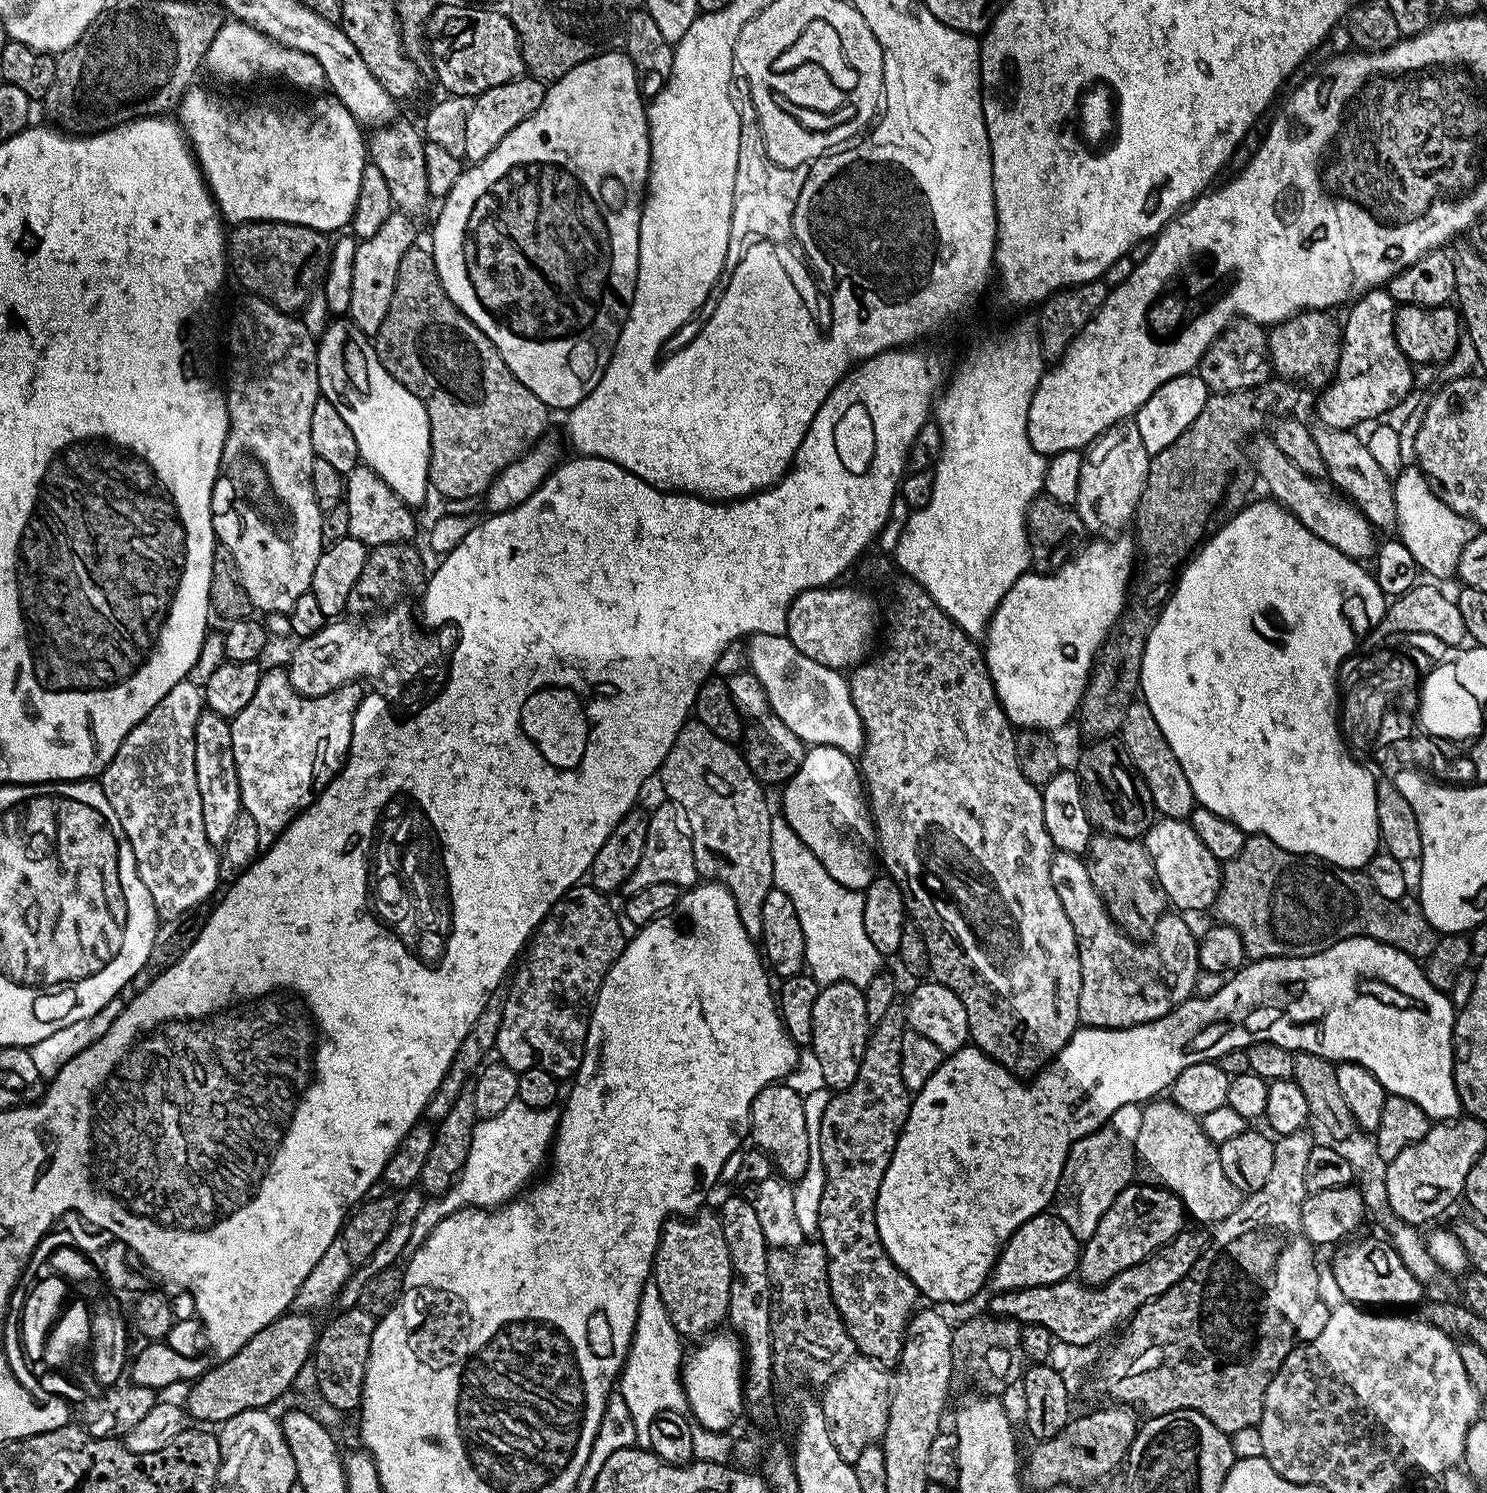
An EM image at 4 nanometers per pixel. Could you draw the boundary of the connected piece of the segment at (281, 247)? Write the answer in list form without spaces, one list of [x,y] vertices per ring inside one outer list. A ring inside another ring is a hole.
[[[252,220],[248,224],[237,224],[226,236],[226,260],[230,272],[240,279],[244,288],[249,288],[253,297],[270,302],[283,312],[299,313],[313,292],[321,287],[328,269],[330,240],[325,233],[301,224],[287,224],[277,220]]]

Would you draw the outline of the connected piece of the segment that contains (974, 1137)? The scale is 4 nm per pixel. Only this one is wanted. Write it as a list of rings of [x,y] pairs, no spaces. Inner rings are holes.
[[[1355,936],[1349,940],[1340,940],[1334,946],[1327,948],[1325,952],[1315,952],[1312,956],[1279,956],[1278,958],[1270,958],[1269,960],[1254,960],[1245,963],[1243,968],[1233,971],[1231,975],[1229,975],[1225,980],[1228,981],[1226,981],[1225,984],[1217,990],[1217,992],[1212,992],[1209,994],[1209,996],[1197,995],[1195,998],[1184,1000],[1173,1012],[1169,1012],[1167,1016],[1163,1016],[1157,1020],[1151,1020],[1145,1024],[1139,1024],[1133,1028],[1127,1026],[1081,1026],[1077,1028],[1073,1036],[1070,1037],[1070,1039],[1068,1039],[1066,1042],[1066,1046],[1063,1048],[1063,1050],[1061,1050],[1061,1052],[1056,1055],[1056,1059],[1051,1061],[1051,1063],[1049,1063],[1047,1067],[1045,1067],[1043,1071],[1041,1071],[1039,1075],[1037,1075],[1031,1082],[1025,1082],[1023,1079],[1021,1079],[1021,1077],[1013,1076],[1012,1073],[1007,1072],[1006,1069],[1001,1066],[1001,1064],[995,1064],[985,1052],[980,1051],[980,1049],[975,1046],[965,1046],[961,1048],[959,1052],[951,1053],[951,1055],[949,1055],[940,1063],[938,1070],[934,1070],[934,1074],[930,1078],[930,1082],[926,1082],[926,1086],[922,1086],[922,1090],[918,1093],[915,1093],[914,1099],[911,1101],[910,1107],[908,1109],[908,1117],[904,1123],[904,1128],[900,1132],[900,1137],[896,1143],[894,1154],[890,1158],[890,1166],[882,1178],[882,1186],[878,1190],[878,1198],[876,1199],[876,1221],[878,1222],[878,1234],[882,1238],[882,1246],[886,1250],[886,1254],[890,1254],[890,1258],[892,1261],[894,1261],[894,1263],[896,1263],[898,1270],[905,1272],[910,1278],[910,1282],[914,1282],[917,1293],[919,1293],[923,1299],[924,1296],[926,1299],[928,1299],[925,1301],[935,1302],[937,1305],[960,1304],[963,1302],[963,1300],[968,1300],[971,1298],[971,1296],[978,1295],[980,1292],[980,1287],[982,1287],[983,1284],[987,1285],[989,1283],[992,1270],[996,1267],[996,1259],[999,1258],[1000,1252],[1004,1248],[1004,1243],[1007,1242],[1007,1240],[1009,1240],[1009,1238],[1012,1237],[1013,1234],[1016,1233],[1016,1231],[1018,1231],[1018,1229],[1026,1223],[1026,1221],[1028,1221],[1030,1218],[1041,1215],[1041,1213],[1047,1209],[1044,1207],[1046,1207],[1047,1204],[1049,1207],[1049,1205],[1055,1201],[1056,1188],[1058,1185],[1060,1185],[1060,1175],[1064,1169],[1064,1163],[1068,1157],[1068,1152],[1072,1149],[1073,1144],[1079,1142],[1083,1136],[1089,1136],[1091,1132],[1101,1128],[1103,1124],[1105,1124],[1105,1122],[1109,1120],[1110,1117],[1112,1117],[1114,1110],[1118,1110],[1127,1104],[1143,1105],[1145,1102],[1159,1097],[1161,1094],[1167,1093],[1169,1089],[1171,1089],[1172,1083],[1178,1078],[1178,1074],[1182,1074],[1182,1070],[1186,1070],[1186,1066],[1194,1066],[1195,1064],[1201,1064],[1207,1060],[1216,1062],[1218,1059],[1220,1059],[1220,1056],[1226,1054],[1228,1051],[1234,1051],[1236,1049],[1247,1050],[1247,1048],[1249,1048],[1249,1046],[1251,1046],[1251,1044],[1254,1042],[1269,1040],[1278,1046],[1288,1049],[1288,1051],[1293,1054],[1297,1052],[1309,1052],[1310,1054],[1318,1054],[1322,1058],[1326,1058],[1327,1060],[1333,1062],[1357,1064],[1366,1070],[1370,1070],[1370,1074],[1374,1074],[1374,1078],[1378,1078],[1378,1082],[1382,1087],[1384,1087],[1385,1093],[1387,1093],[1387,1095],[1401,1096],[1402,1098],[1412,1100],[1414,1103],[1416,1103],[1417,1106],[1419,1106],[1419,1108],[1426,1113],[1429,1121],[1451,1122],[1461,1115],[1462,1109],[1460,1107],[1460,1099],[1458,1098],[1458,1090],[1456,1089],[1456,1079],[1452,1073],[1452,1031],[1456,1025],[1457,1009],[1453,1008],[1451,999],[1449,999],[1445,993],[1440,992],[1434,986],[1430,986],[1430,982],[1426,978],[1423,967],[1421,967],[1421,965],[1418,963],[1417,957],[1408,956],[1402,950],[1398,950],[1394,946],[1386,946],[1377,940],[1371,940],[1368,936]]]

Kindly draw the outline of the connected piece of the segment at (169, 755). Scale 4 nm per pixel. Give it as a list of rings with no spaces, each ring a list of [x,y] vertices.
[[[191,679],[178,682],[178,686],[126,734],[122,746],[118,746],[118,754],[114,754],[98,780],[110,806],[114,806],[114,814],[118,814],[118,822],[122,822],[122,830],[126,830],[126,838],[134,850],[138,878],[142,878],[146,890],[150,890],[161,921],[173,920],[205,903],[216,884],[221,883],[220,858],[202,826],[202,797],[198,795],[198,778],[194,774],[194,732],[206,705],[201,685],[192,683]]]

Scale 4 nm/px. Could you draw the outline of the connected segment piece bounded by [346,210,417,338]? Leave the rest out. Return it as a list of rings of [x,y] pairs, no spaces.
[[[393,210],[390,218],[382,222],[378,234],[374,238],[359,241],[357,254],[354,256],[353,281],[350,282],[350,306],[347,319],[358,326],[369,338],[375,337],[377,330],[386,322],[386,310],[390,310],[390,298],[394,298],[394,282],[398,278],[398,262],[402,262],[402,254],[417,243],[417,221]]]

